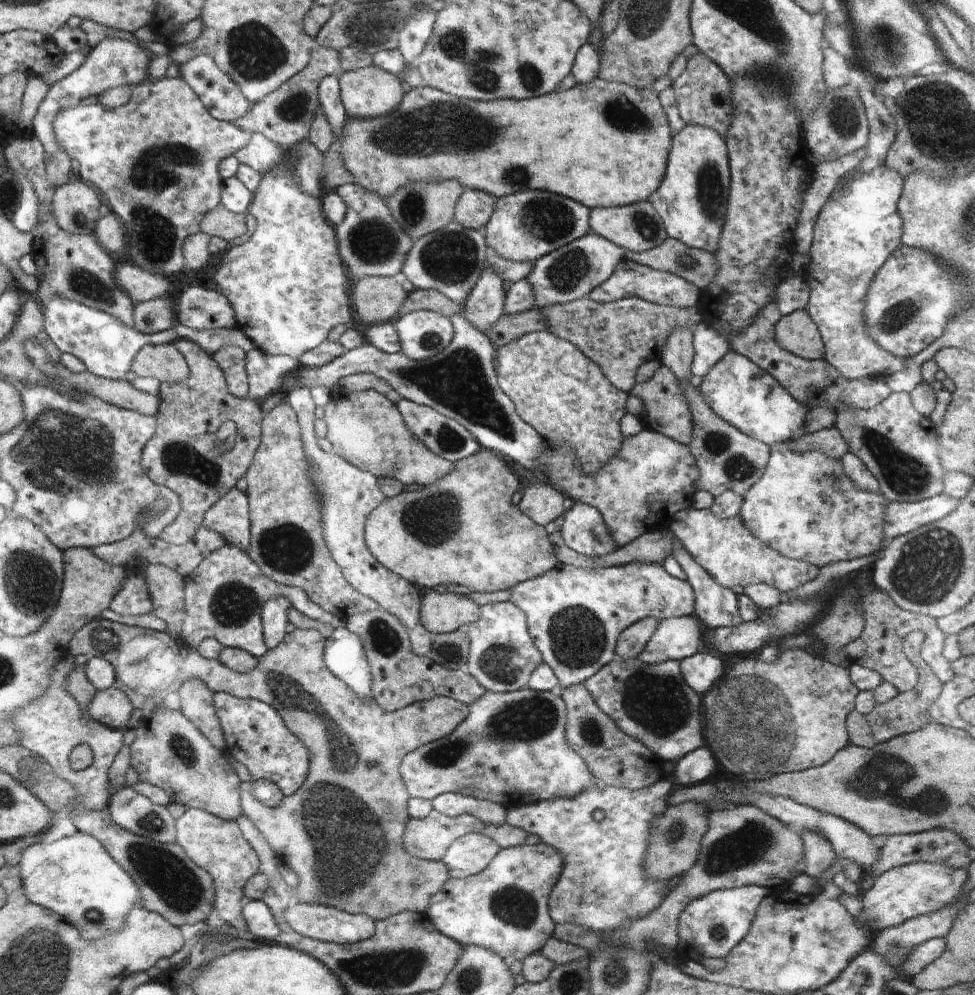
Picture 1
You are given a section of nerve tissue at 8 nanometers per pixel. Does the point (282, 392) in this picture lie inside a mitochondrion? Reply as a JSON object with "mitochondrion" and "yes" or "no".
{"mitochondrion":"no"}

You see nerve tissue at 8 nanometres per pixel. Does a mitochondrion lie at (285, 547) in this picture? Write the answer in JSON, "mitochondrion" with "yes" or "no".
{"mitochondrion":"yes"}

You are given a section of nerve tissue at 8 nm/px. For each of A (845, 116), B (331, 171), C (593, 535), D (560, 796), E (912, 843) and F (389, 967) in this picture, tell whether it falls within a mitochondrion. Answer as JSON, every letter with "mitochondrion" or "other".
{"A":"mitochondrion","B":"other","C":"mitochondrion","D":"other","E":"other","F":"mitochondrion"}

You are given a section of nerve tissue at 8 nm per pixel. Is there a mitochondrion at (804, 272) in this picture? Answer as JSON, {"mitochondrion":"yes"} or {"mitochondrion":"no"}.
{"mitochondrion":"no"}

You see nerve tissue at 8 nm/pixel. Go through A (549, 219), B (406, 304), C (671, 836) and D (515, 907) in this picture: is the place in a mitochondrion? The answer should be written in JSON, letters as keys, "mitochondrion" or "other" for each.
{"A":"mitochondrion","B":"other","C":"mitochondrion","D":"mitochondrion"}

